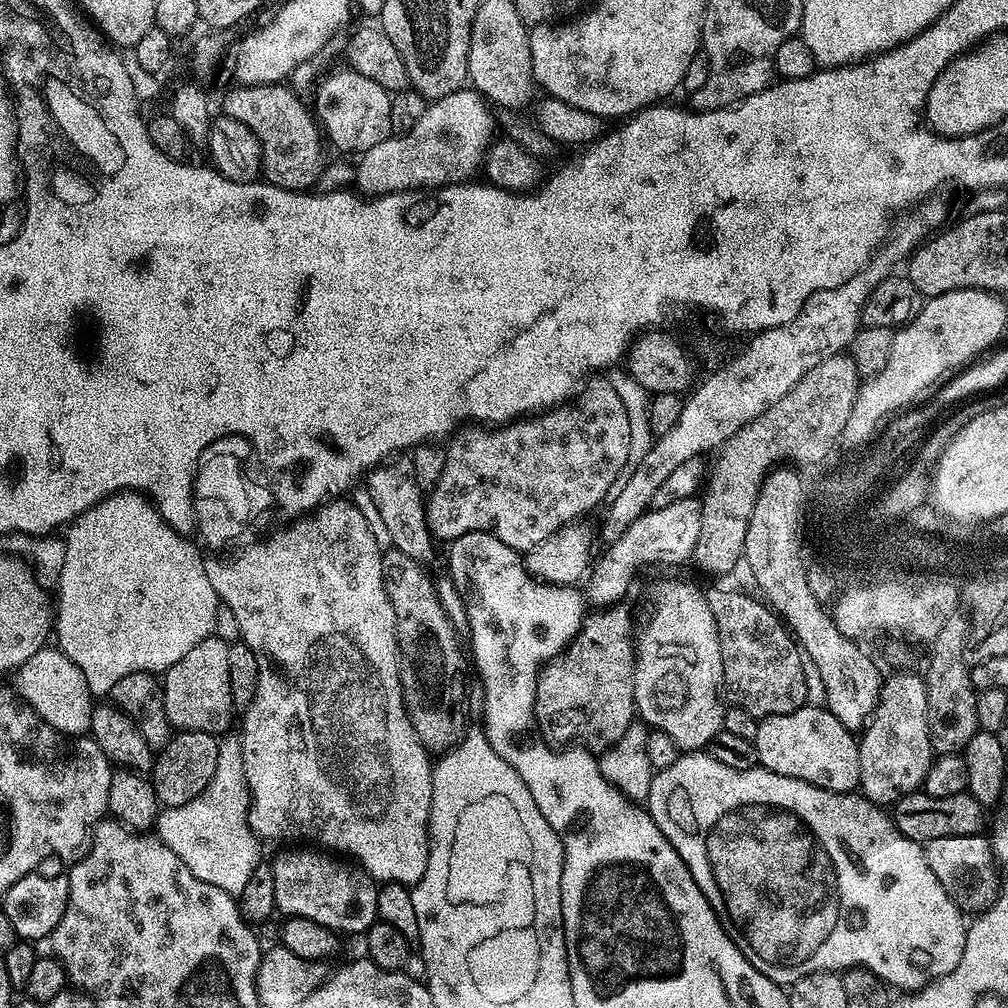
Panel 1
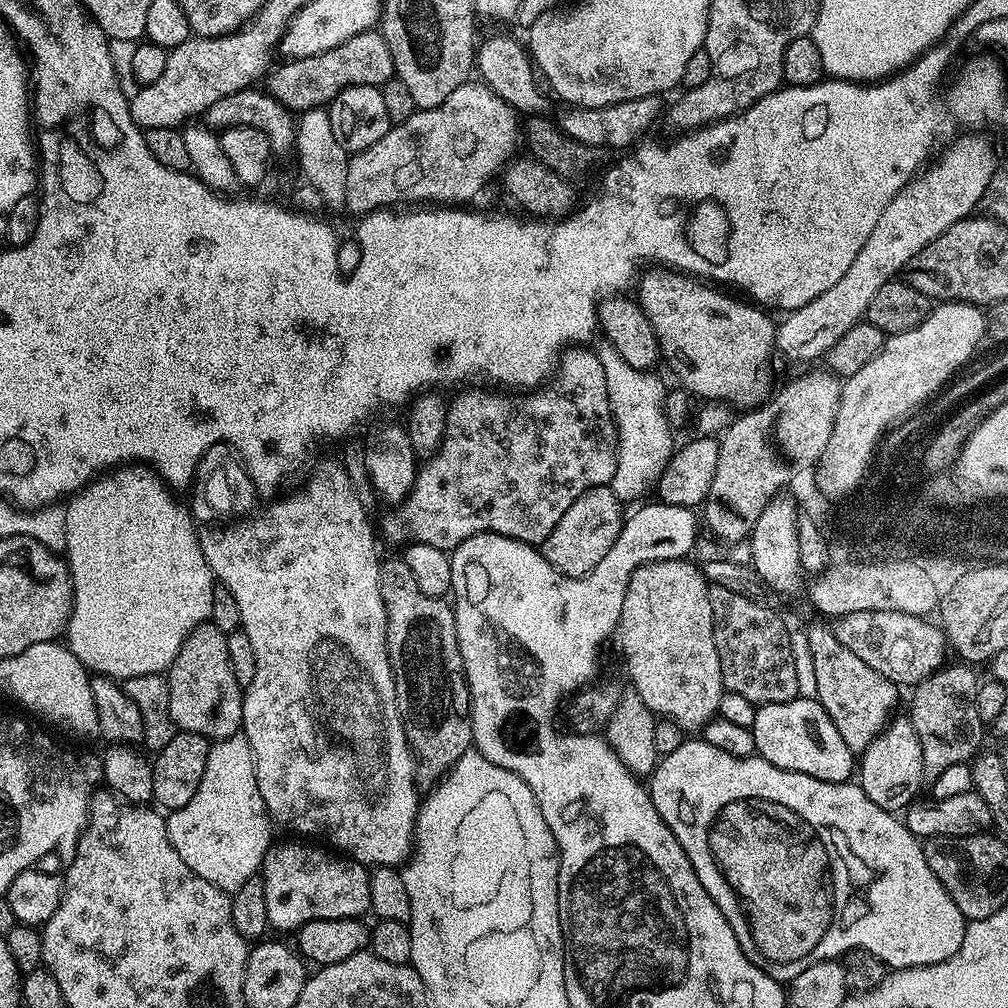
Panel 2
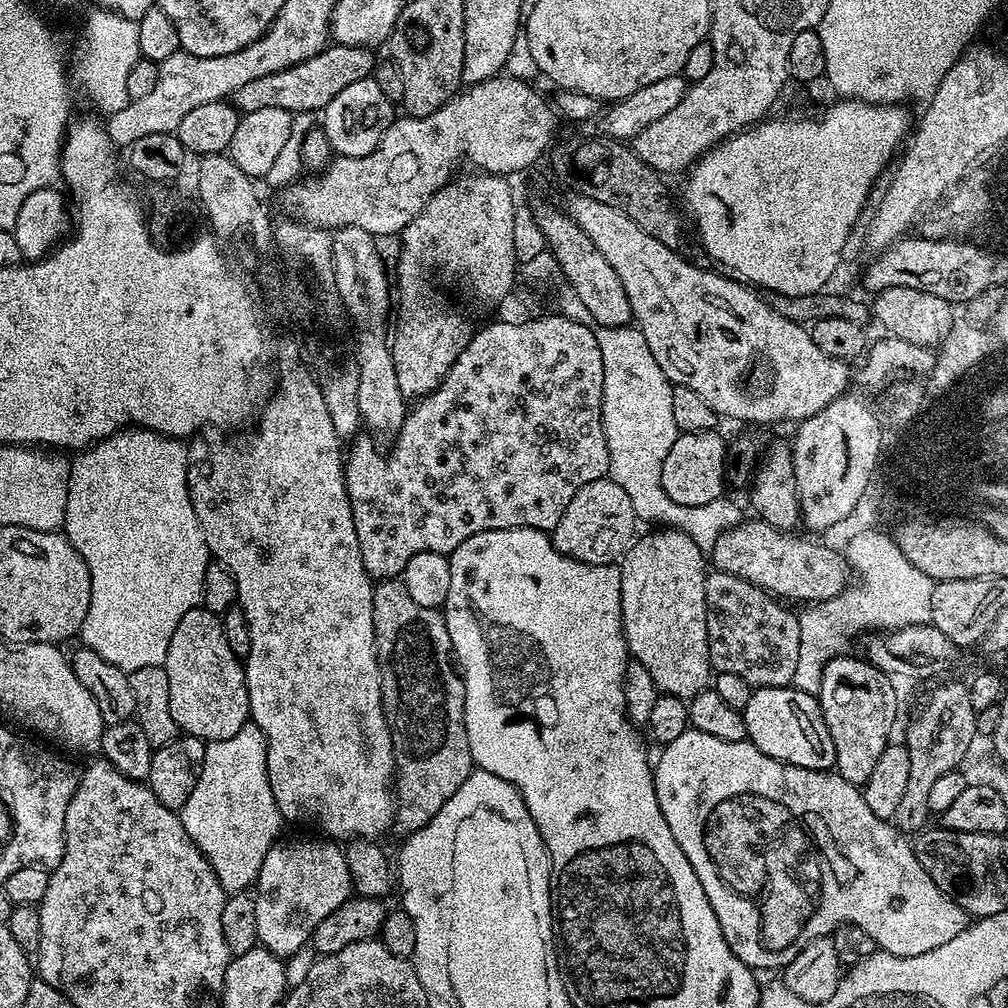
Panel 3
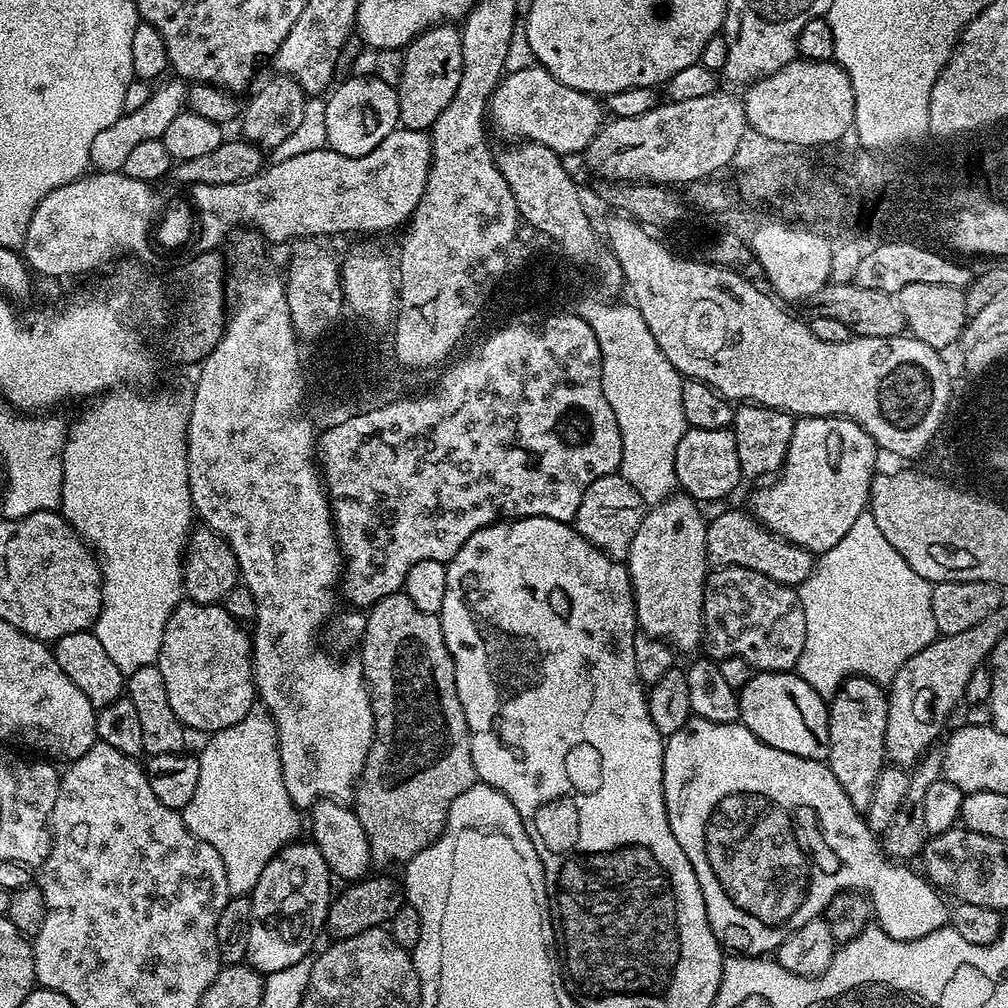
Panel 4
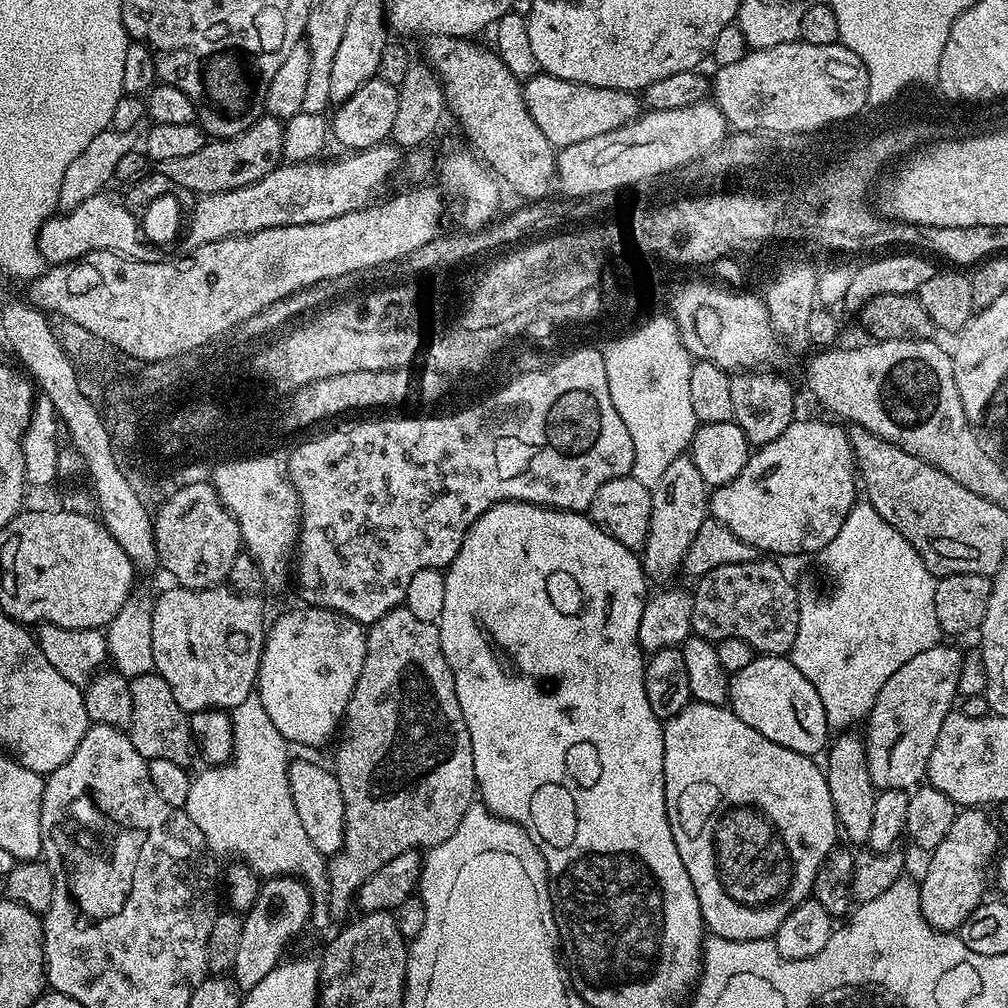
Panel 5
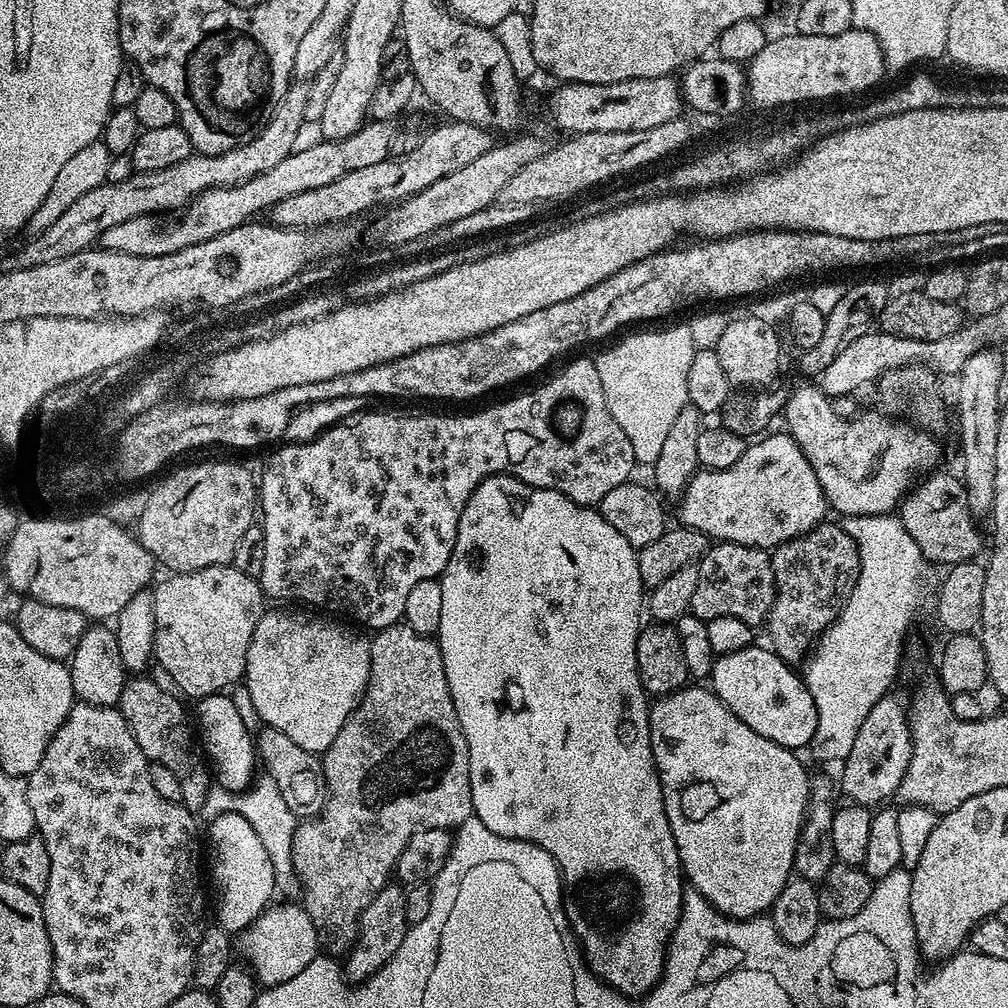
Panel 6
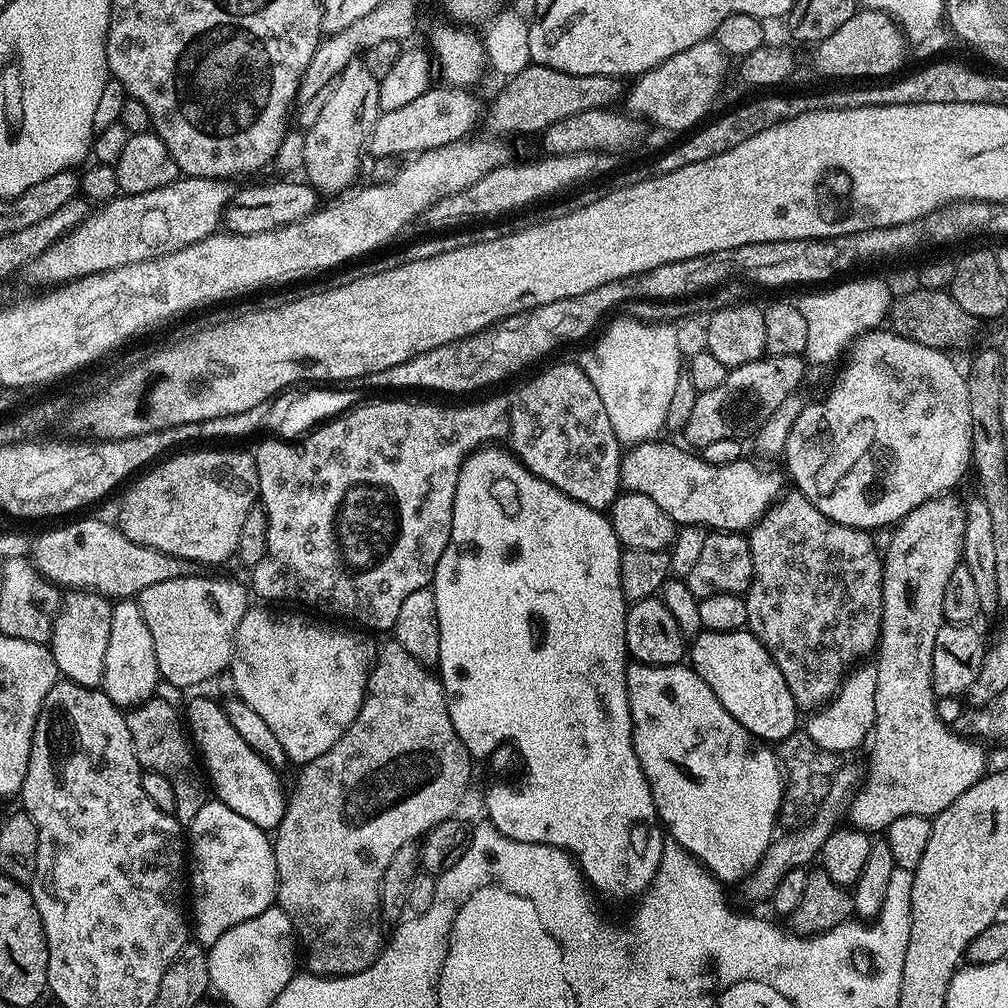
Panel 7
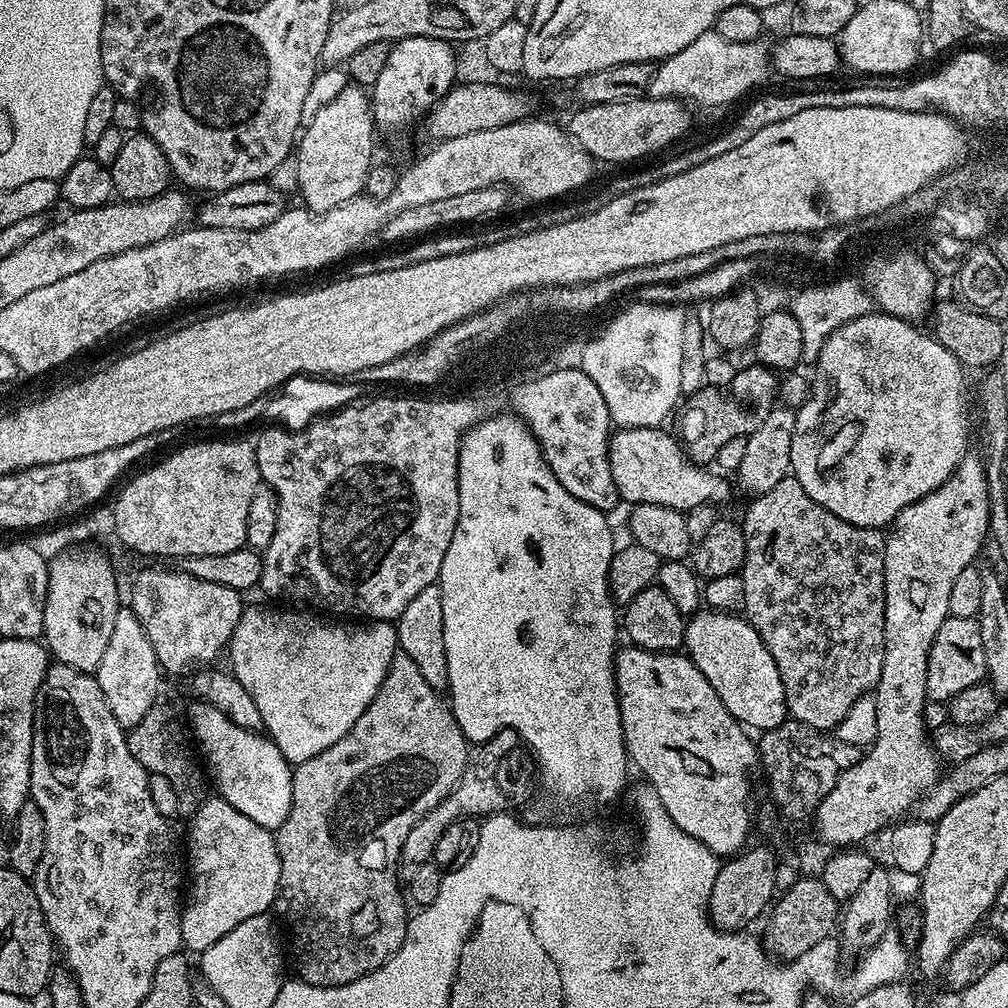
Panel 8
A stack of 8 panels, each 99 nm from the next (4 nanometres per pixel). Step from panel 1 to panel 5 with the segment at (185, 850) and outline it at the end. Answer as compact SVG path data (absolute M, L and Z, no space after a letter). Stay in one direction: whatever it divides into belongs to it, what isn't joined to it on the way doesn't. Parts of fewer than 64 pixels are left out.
M253 694L231 709L234 730L234 750L225 764L205 767L205 772L192 776L190 794L183 810L202 830L213 853L229 852L247 864L257 877L294 876L303 880L312 900L326 900L332 904L330 868L325 857L310 842L310 837L294 810L290 794L288 765L290 745L278 734L266 706Z

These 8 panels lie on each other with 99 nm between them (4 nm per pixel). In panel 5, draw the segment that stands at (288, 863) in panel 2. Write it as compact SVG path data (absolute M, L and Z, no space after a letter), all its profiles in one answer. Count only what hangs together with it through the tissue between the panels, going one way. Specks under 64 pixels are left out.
M294 876L265 879L254 906L243 915L241 941L230 973L237 989L244 992L253 989L270 970L276 968L286 954L288 944L303 930L308 920L311 921L312 915L312 895L303 880Z

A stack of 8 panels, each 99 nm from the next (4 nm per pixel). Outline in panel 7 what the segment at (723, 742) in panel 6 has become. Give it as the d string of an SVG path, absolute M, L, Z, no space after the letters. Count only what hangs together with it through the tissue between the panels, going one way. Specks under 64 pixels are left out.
M629 663L628 697L632 707L634 754L638 754L638 762L644 773L648 775L648 785L654 798L656 815L660 817L660 823L666 829L667 835L681 848L685 848L695 860L699 860L720 881L721 885L736 884L739 880L746 879L747 876L749 879L759 868L766 850L772 845L774 833L777 831L775 828L778 828L780 803L784 797L786 781L777 753L773 749L771 752L768 749L771 747L767 743L757 742L752 733L745 730L742 722L738 722L734 718L734 714L730 714L730 710L726 710L726 706L722 706L722 702L718 702L714 690L710 690L710 686L706 686L704 679L691 666L685 666L683 663L671 664L670 666Z

